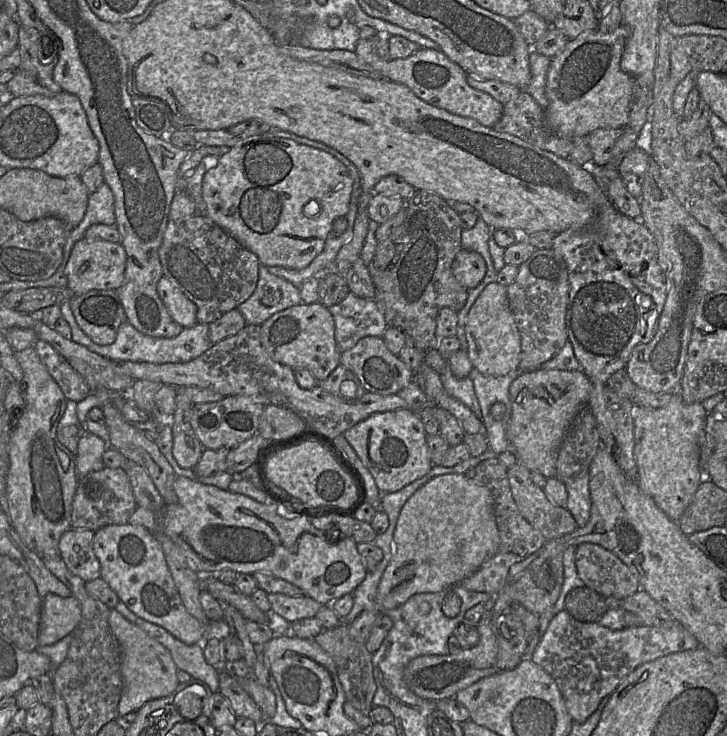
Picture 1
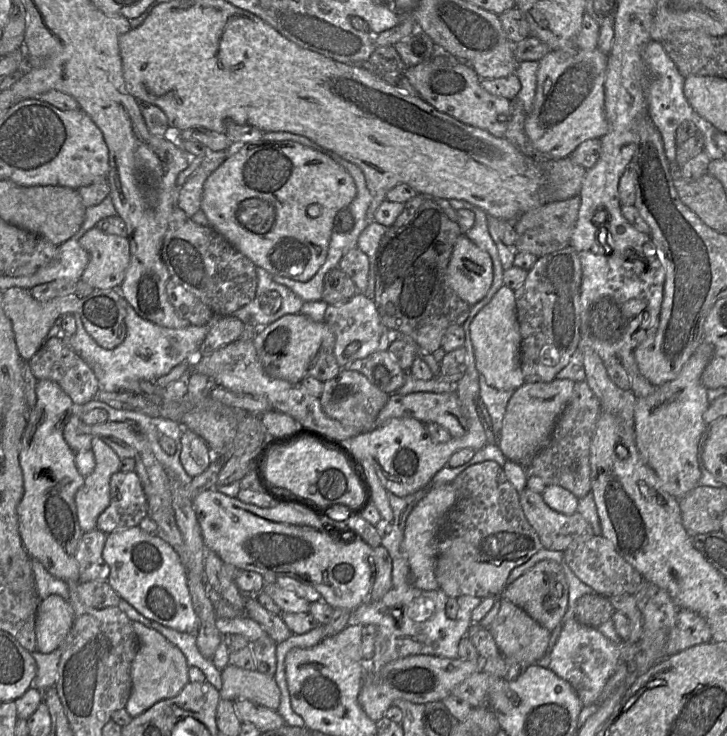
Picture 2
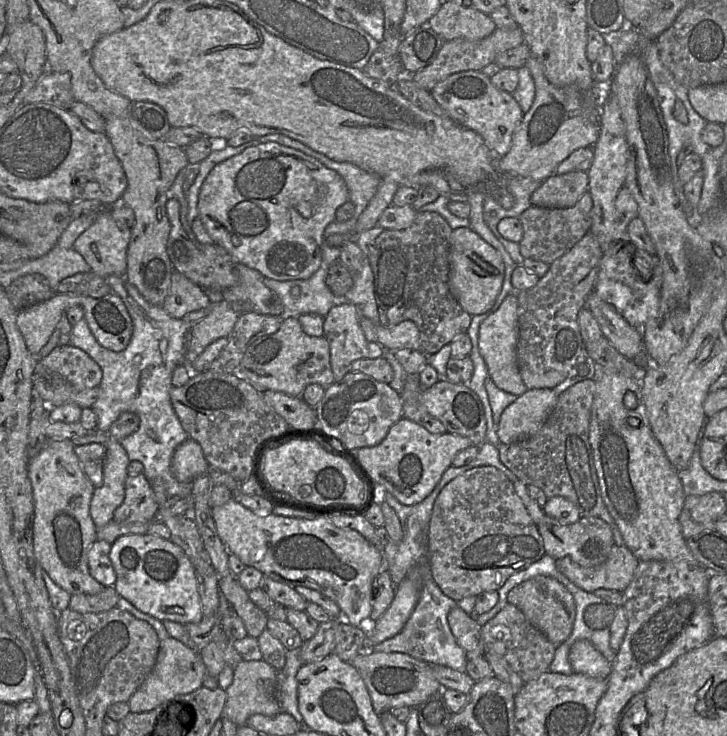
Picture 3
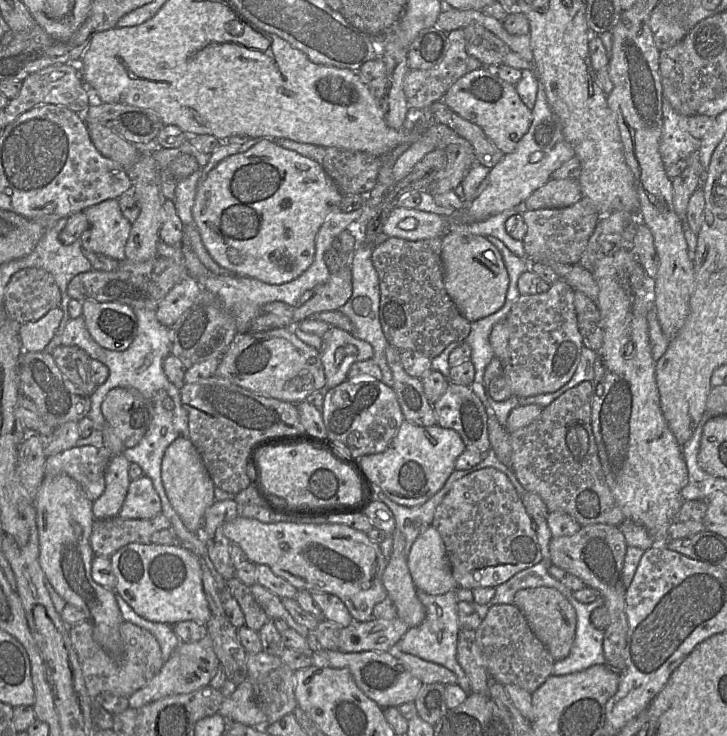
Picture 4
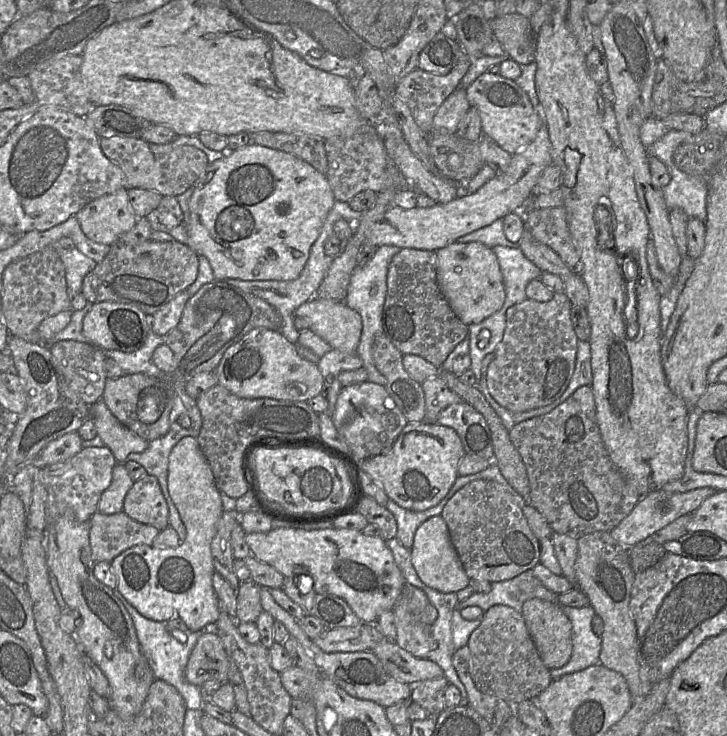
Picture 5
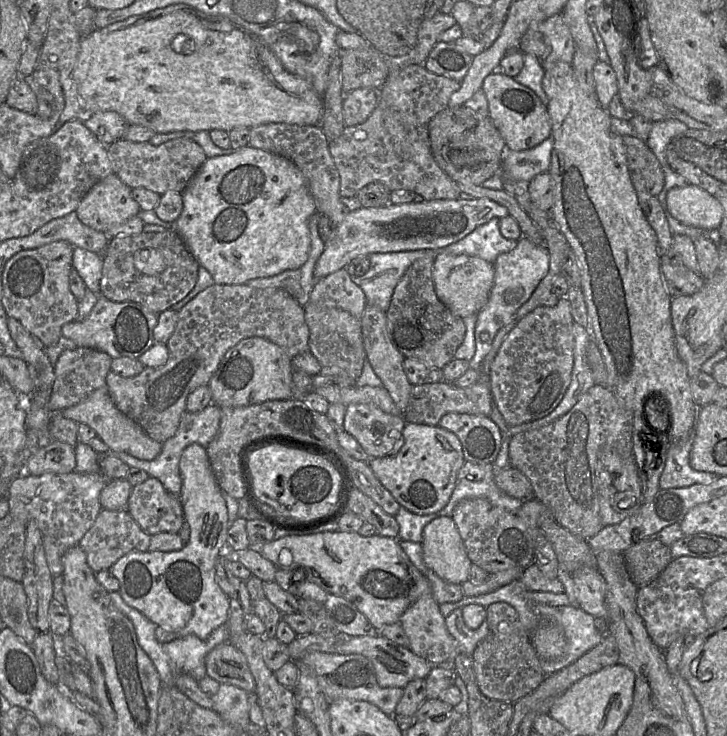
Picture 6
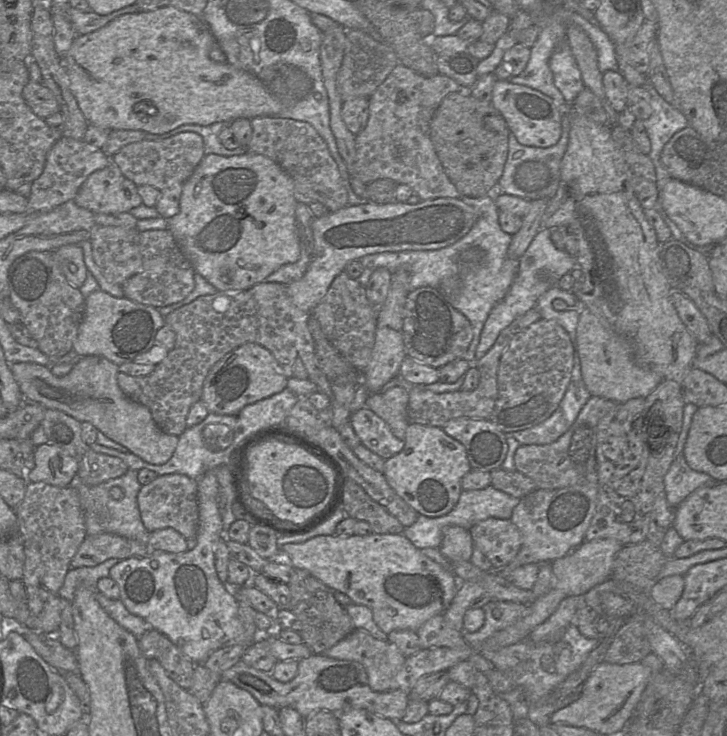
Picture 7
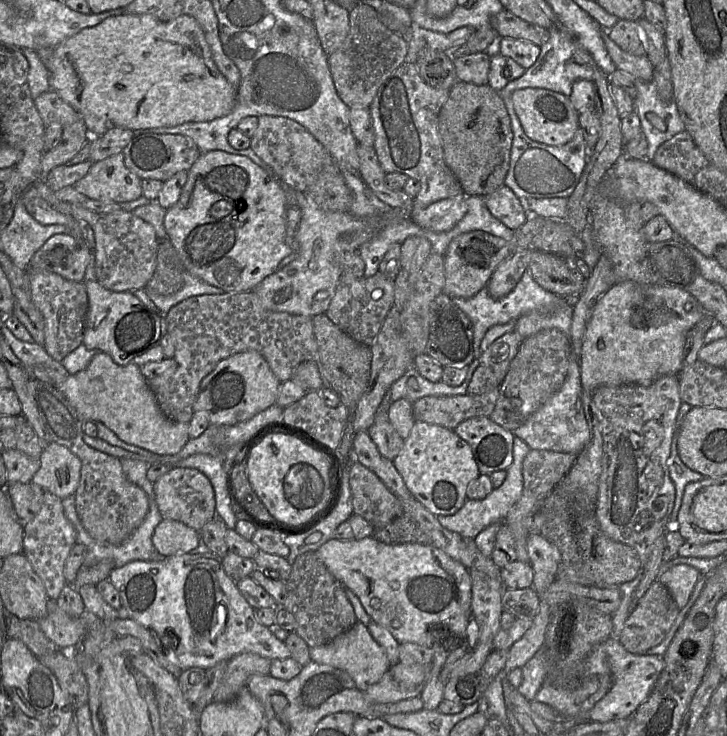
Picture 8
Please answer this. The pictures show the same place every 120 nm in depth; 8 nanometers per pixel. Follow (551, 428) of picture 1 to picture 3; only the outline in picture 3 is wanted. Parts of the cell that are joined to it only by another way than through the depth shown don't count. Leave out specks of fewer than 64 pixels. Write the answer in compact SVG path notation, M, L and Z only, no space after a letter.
M528 389L507 406L497 428L499 441L510 444L535 435L555 407L558 396L553 389Z

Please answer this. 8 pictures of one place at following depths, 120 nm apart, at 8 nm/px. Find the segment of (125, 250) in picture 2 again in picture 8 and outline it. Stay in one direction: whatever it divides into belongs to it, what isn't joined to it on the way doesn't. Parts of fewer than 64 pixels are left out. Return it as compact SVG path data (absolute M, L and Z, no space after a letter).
M121 152L102 161L93 163L89 172L74 187L88 199L122 204L142 197L143 191L141 184L142 179L126 167L124 156Z

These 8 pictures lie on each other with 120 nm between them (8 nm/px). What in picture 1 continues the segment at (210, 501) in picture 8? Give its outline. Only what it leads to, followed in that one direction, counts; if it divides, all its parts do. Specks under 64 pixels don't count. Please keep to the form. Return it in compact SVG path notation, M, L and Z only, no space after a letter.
M103 467L79 478L72 502L71 529L97 531L108 525L124 525L137 507L124 468Z

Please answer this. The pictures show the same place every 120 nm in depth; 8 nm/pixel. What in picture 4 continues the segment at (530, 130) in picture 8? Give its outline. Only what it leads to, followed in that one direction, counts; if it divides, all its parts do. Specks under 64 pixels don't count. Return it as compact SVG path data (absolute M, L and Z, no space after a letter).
M486 67L478 68L456 80L442 101L461 118L479 126L505 155L515 150L532 121L532 112L520 99L515 86L502 80L497 73L490 73Z

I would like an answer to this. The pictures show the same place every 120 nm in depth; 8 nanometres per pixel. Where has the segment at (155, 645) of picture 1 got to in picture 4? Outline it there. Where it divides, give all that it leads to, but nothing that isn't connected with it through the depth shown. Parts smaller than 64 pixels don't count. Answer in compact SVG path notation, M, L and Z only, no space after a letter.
M208 634L196 642L181 642L164 662L160 671L129 697L129 707L140 708L167 696L190 693L207 686L219 665L220 661Z

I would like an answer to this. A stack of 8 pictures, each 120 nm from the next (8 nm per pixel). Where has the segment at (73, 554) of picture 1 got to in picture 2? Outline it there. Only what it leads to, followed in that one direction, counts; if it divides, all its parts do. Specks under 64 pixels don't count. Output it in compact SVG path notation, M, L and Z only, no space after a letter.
M98 529L83 533L75 553L81 582L107 581L110 567L102 557L107 535Z

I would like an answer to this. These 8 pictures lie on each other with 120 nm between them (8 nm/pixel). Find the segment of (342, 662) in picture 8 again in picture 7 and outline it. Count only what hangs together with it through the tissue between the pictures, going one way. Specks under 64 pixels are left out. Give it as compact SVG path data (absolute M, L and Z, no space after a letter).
M355 629L322 655L362 664L368 676L369 686L376 692L390 689L391 680L407 658L394 643L378 640L363 629Z

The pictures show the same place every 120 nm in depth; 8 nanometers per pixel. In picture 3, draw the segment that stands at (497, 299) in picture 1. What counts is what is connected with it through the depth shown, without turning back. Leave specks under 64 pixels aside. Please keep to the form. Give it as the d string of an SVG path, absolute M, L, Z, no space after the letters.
M513 292L505 297L499 308L491 313L479 327L478 347L483 357L488 374L494 384L501 390L522 395L528 389L520 375L517 362L517 342L519 337L518 298Z

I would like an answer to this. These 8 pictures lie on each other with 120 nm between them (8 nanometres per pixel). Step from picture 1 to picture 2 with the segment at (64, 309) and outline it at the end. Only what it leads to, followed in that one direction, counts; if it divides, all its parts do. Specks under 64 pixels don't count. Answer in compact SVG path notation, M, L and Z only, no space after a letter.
M124 301L124 308L126 310L126 336L117 347L105 349L99 346L86 332L83 322L77 314L73 314L76 320L76 332L70 338L64 339L92 368L99 381L99 389L137 391L140 381L155 381L180 363L197 357L209 325L194 326L189 324L182 329L171 329L141 318L126 301Z

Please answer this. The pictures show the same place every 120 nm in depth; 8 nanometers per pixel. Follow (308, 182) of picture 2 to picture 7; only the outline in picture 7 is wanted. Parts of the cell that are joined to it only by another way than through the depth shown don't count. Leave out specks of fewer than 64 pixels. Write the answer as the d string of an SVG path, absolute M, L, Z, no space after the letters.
M251 152L231 156L208 154L203 157L192 175L185 181L180 198L180 211L175 216L167 219L168 229L174 236L183 253L191 262L197 274L202 275L218 291L239 292L264 282L269 275L277 271L281 266L294 263L299 259L300 241L295 216L297 203L294 197L293 179L270 158Z

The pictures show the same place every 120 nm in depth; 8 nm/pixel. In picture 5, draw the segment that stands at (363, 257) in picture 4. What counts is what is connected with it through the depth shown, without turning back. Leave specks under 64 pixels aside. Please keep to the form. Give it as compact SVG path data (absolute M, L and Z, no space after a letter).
M383 245L377 248L373 257L363 266L354 269L346 298L343 302L358 312L362 319L362 332L357 354L362 360L363 368L367 372L367 381L382 386L386 385L386 378L376 369L372 357L372 346L375 338L382 333L382 312L387 294L387 272L389 264L401 248L391 245Z

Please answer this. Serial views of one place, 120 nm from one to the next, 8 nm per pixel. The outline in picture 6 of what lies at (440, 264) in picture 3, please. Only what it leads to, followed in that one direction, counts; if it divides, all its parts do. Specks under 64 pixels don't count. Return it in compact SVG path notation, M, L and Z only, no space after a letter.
M434 258L412 263L396 285L388 310L387 329L394 347L404 358L417 359L430 367L443 369L462 344L466 326L438 298L433 282Z

